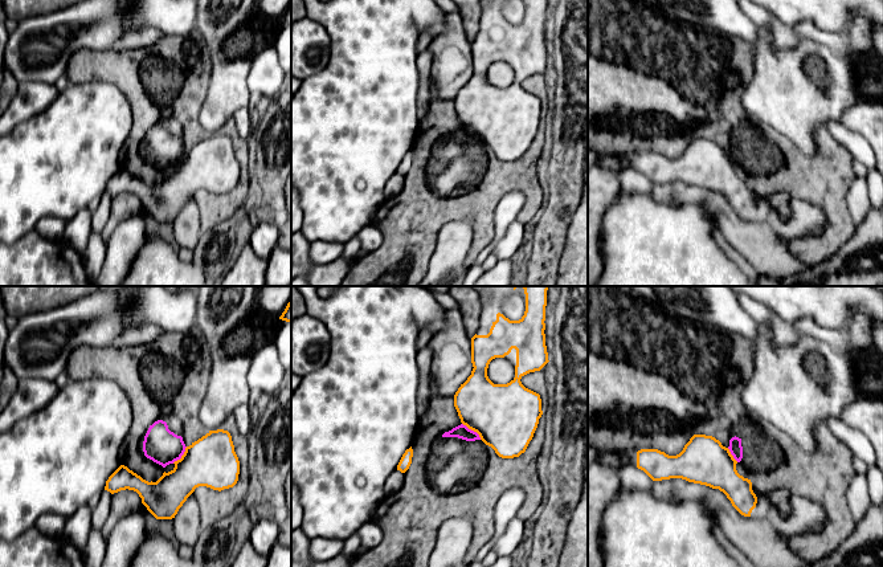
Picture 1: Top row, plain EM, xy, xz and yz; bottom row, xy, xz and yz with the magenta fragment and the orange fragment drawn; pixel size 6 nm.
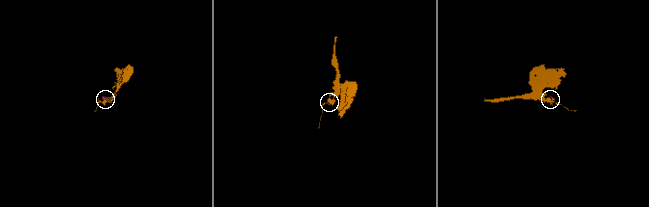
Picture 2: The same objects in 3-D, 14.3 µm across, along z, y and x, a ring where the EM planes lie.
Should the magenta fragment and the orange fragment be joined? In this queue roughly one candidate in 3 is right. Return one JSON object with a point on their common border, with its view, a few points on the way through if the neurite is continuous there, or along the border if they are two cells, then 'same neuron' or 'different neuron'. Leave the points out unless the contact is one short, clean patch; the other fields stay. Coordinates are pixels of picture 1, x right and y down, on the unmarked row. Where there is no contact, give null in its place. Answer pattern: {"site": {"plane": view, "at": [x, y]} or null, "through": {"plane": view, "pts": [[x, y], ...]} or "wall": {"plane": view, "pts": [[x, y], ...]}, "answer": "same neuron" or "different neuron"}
{"site": {"plane": "xz", "at": [473, 134]}, "wall": {"plane": "xz", "pts": [[462, 126], [481, 142]]}, "answer": "different neuron"}

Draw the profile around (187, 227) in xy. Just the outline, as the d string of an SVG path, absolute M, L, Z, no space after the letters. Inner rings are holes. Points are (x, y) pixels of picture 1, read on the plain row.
M192 196L173 221L173 237L177 248L195 249L201 236L200 211Z

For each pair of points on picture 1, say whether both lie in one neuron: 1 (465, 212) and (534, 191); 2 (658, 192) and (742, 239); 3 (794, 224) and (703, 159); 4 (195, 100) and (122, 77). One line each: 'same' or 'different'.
1: same
2: same
3: same
4: same

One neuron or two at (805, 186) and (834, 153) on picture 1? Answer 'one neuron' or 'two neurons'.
one neuron

